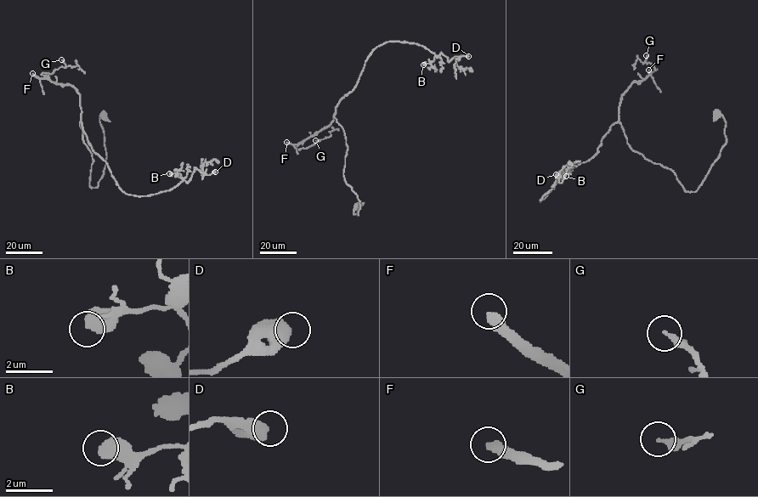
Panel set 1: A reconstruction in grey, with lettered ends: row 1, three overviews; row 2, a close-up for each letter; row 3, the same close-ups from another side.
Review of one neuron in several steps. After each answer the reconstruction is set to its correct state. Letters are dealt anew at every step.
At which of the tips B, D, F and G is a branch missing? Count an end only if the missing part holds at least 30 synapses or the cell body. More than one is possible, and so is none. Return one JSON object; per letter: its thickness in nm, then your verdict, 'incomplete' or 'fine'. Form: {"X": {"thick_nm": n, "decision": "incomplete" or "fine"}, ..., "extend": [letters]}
{"B": {"thick_nm": 600, "decision": "fine"}, "D": {"thick_nm": 700, "decision": "fine"}, "F": {"thick_nm": 320, "decision": "incomplete"}, "G": {"thick_nm": 280, "decision": "fine"}, "extend": ["F"]}

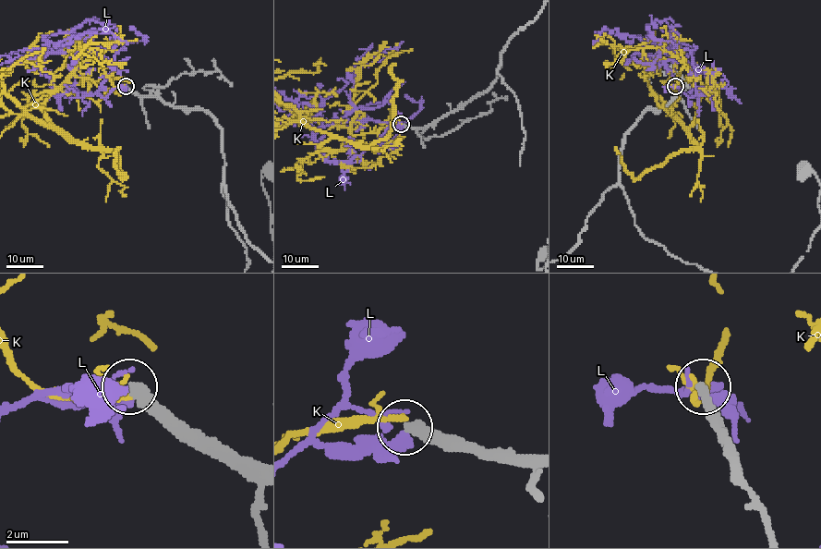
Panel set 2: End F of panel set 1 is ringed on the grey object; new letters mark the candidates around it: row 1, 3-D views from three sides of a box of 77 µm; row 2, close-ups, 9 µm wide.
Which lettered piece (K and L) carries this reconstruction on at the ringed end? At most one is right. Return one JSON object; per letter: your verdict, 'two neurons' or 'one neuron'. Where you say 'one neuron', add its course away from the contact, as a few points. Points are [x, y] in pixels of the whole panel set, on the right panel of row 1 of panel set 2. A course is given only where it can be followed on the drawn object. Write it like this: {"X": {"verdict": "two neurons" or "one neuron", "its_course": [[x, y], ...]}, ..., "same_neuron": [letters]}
{"K": {"verdict": "two neurons"}, "L": {"verdict": "two neurons"}, "same_neuron": []}

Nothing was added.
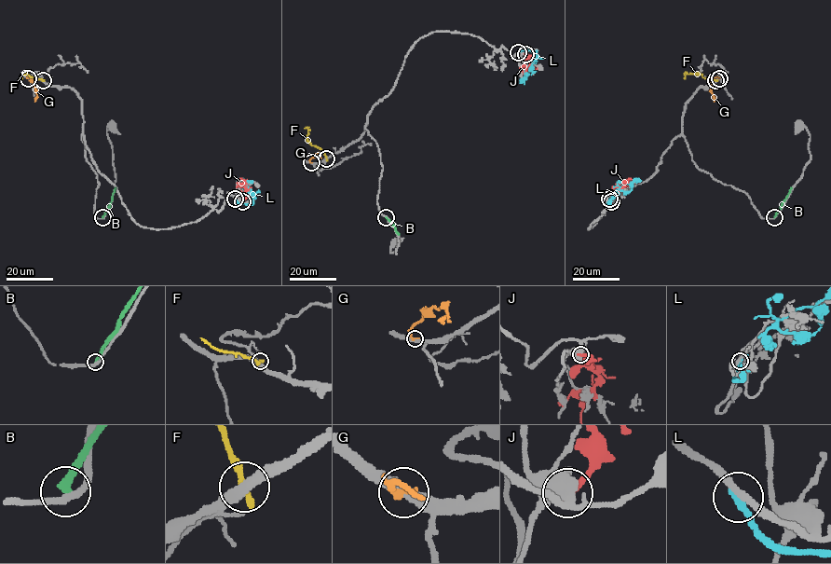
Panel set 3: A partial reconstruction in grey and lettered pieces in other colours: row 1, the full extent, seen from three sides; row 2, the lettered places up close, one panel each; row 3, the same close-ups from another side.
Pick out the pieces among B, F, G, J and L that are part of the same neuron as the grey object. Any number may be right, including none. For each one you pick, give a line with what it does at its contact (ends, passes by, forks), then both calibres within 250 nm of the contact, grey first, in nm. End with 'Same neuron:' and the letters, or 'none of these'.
Same neuron: none of these

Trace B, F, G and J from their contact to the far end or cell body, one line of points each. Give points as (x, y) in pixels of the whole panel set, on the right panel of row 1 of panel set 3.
B: (774, 217), (792, 187)
F: (715, 80), (694, 73), (685, 73), (684, 78)
G: (719, 78), (715, 76), (711, 85), (715, 102)
J: (612, 200), (612, 195), (624, 184), (621, 181), (625, 183)

